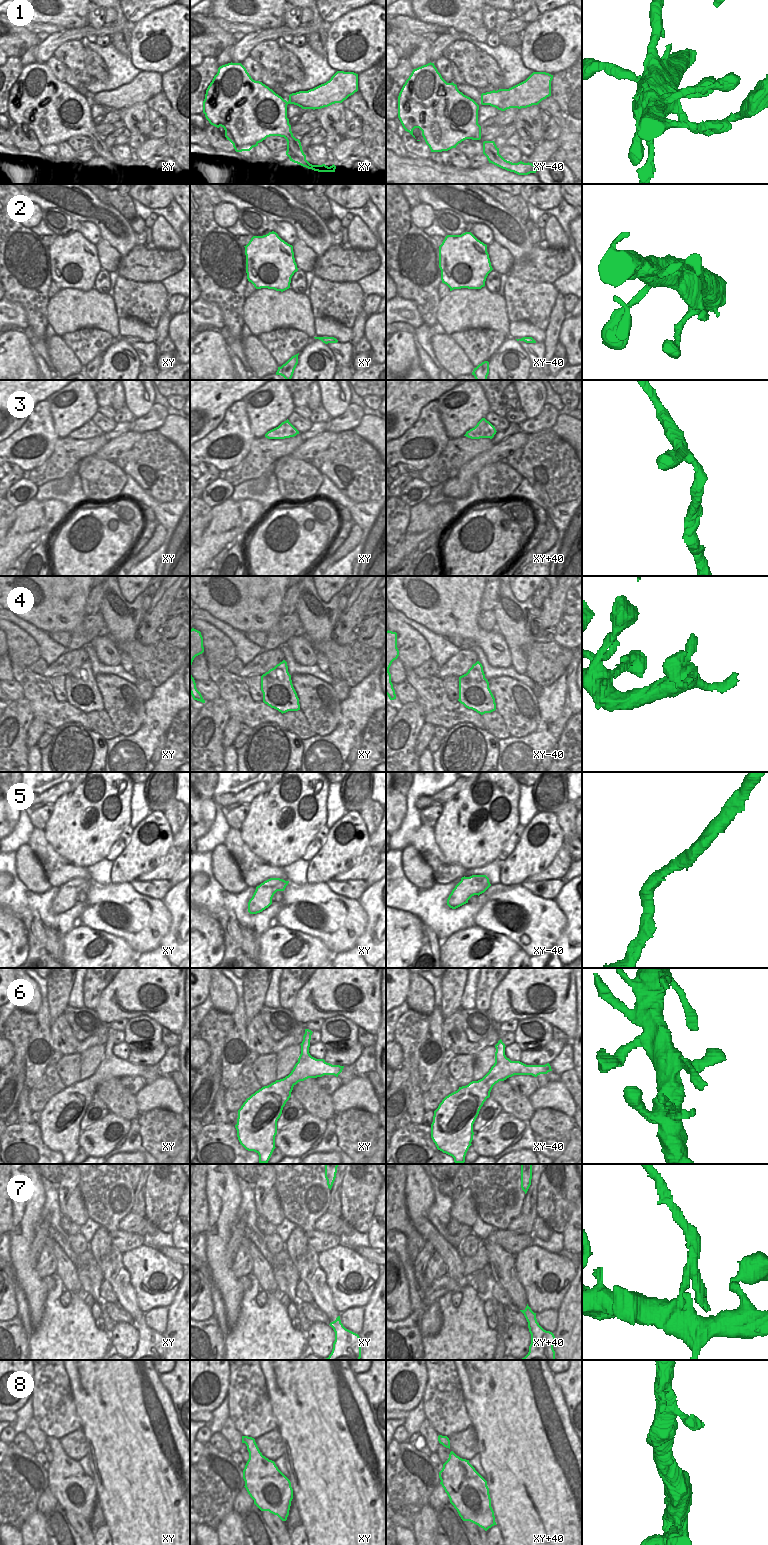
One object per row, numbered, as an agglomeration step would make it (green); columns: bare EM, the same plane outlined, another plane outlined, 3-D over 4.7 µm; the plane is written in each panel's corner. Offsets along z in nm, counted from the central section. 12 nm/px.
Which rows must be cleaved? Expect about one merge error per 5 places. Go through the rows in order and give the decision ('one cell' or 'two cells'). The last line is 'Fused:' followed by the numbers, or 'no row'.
1: one cell
2: one cell
3: one cell
4: one cell
5: one cell
6: one cell
7: two cells
8: one cell
Fused: 7

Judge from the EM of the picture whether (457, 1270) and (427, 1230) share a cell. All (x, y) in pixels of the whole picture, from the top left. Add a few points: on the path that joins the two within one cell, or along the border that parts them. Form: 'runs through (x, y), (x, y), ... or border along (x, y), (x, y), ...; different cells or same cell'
runs through (453, 1260), (437, 1240); same cell

